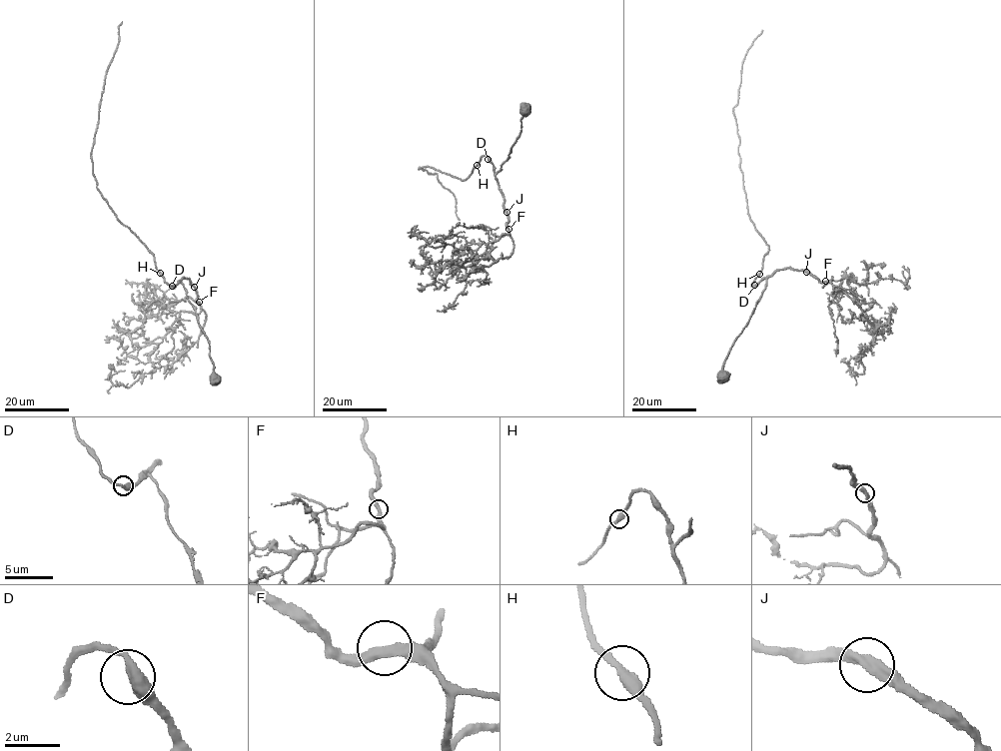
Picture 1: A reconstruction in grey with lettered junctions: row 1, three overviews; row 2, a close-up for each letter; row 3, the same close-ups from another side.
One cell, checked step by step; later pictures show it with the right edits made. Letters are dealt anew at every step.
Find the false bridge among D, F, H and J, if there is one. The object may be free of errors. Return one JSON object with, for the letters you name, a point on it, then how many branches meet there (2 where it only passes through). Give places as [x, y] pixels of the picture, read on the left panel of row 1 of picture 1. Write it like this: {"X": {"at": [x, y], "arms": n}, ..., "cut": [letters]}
{"cut": []}

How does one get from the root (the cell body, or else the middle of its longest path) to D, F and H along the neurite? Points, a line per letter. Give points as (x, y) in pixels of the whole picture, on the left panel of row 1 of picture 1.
D: (216, 379), (209, 357), (209, 341), (201, 330), (195, 310), (183, 285), (178, 282), (172, 286)
F: (216, 379), (209, 357), (209, 341), (180, 282), (183, 278), (190, 281), (199, 302)
H: (216, 379), (209, 357), (209, 341), (201, 330), (183, 285), (178, 282), (168, 285), (160, 273)

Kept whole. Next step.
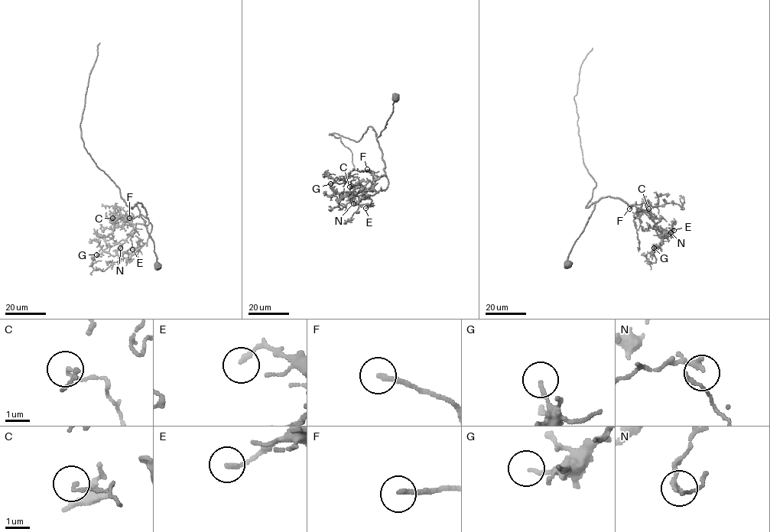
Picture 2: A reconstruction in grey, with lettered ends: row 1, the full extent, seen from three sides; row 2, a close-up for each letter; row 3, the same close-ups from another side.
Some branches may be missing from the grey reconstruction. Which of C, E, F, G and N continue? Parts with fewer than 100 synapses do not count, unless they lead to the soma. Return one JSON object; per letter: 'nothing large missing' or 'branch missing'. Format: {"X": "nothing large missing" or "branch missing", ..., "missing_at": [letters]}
{"C": "nothing large missing", "E": "nothing large missing", "F": "branch missing", "G": "nothing large missing", "N": "nothing large missing", "missing_at": ["F"]}

